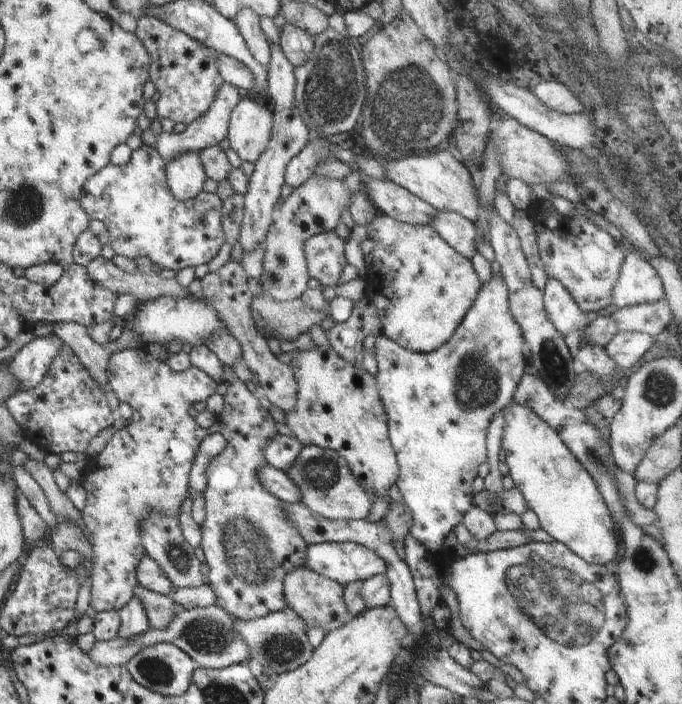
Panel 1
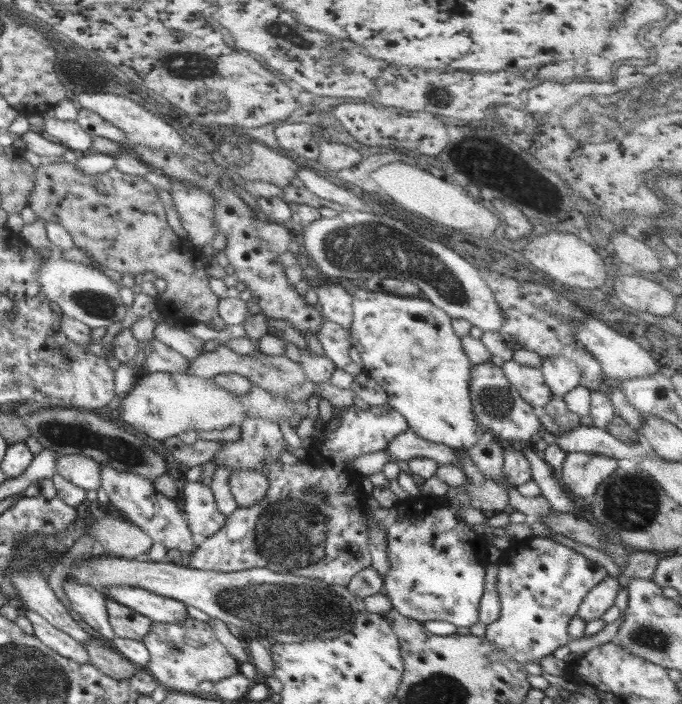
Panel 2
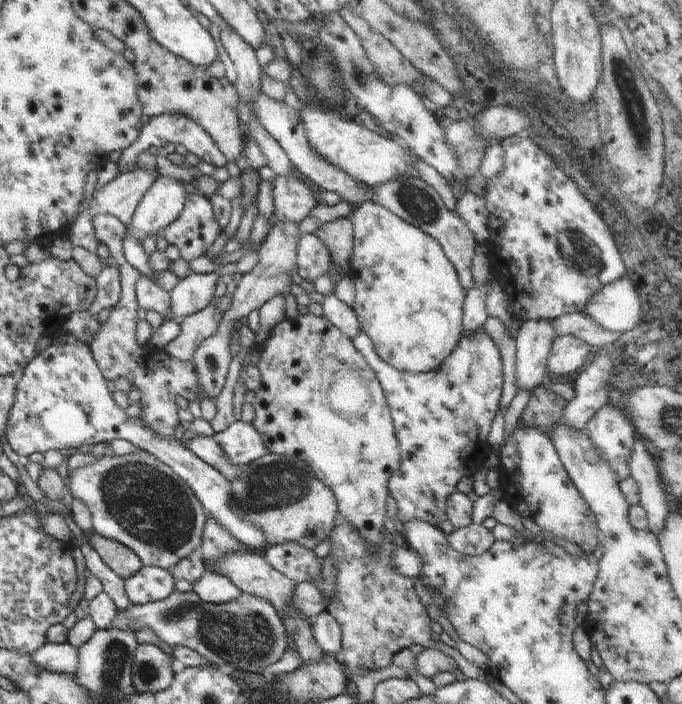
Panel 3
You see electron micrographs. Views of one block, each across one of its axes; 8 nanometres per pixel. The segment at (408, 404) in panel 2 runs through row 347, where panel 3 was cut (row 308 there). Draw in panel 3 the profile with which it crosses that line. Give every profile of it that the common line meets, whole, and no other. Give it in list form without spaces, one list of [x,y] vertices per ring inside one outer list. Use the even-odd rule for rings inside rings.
[[[372,201],[356,205],[356,210],[352,214],[351,224],[353,227],[353,254],[348,276],[354,281],[354,288],[356,289],[356,301],[352,307],[353,312],[358,318],[361,331],[368,336],[368,339],[372,342],[374,351],[380,356],[380,359],[391,368],[409,374],[422,374],[422,372],[436,370],[446,360],[448,354],[456,348],[456,344],[458,344],[460,336],[463,334],[462,317],[467,293],[464,292],[464,288],[460,284],[460,278],[458,278],[456,269],[452,266],[448,258],[446,258],[442,246],[440,246],[440,243],[435,238],[424,234],[423,230],[407,224],[397,215],[392,214],[392,212],[385,210],[382,206]]]

